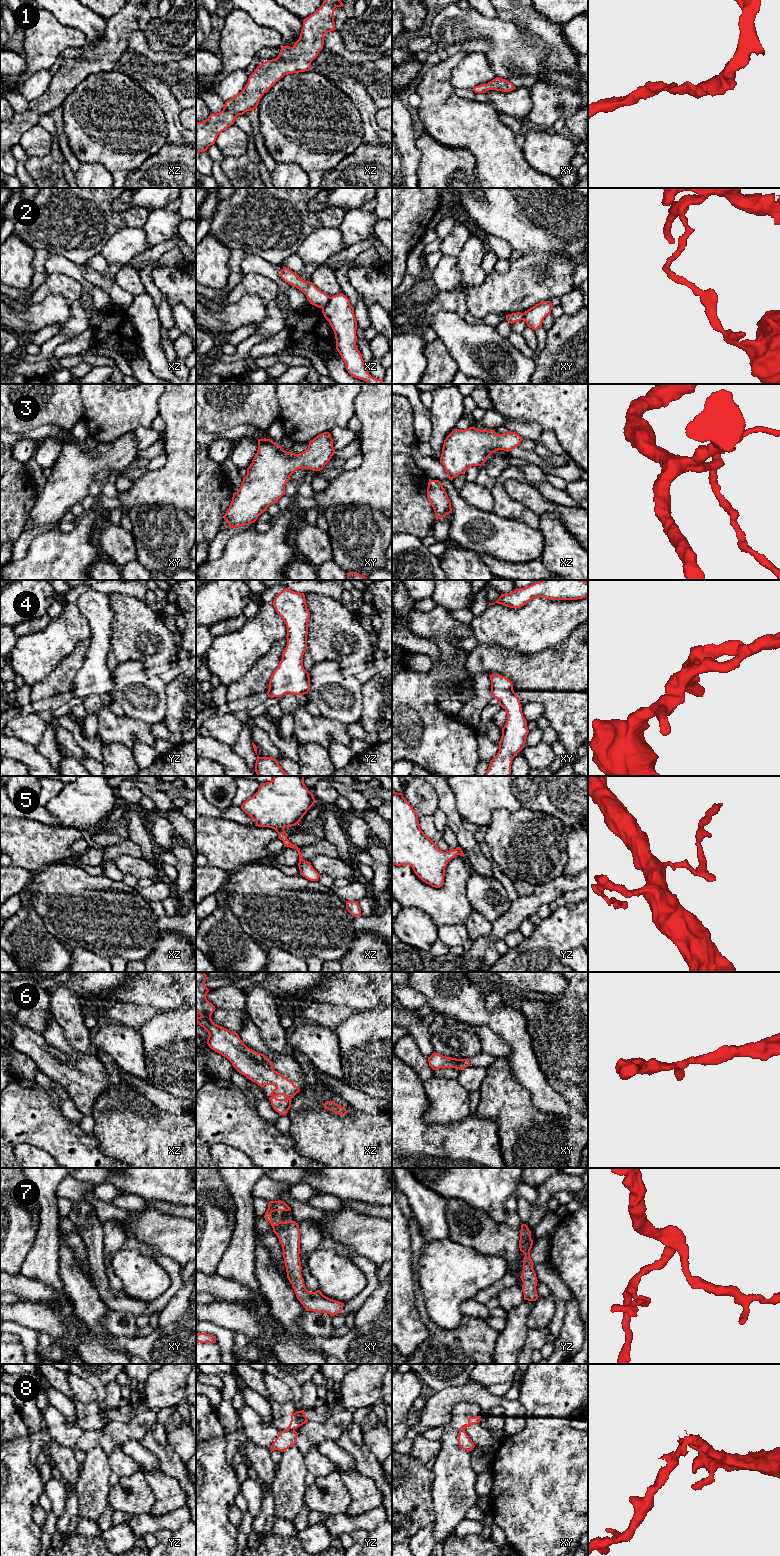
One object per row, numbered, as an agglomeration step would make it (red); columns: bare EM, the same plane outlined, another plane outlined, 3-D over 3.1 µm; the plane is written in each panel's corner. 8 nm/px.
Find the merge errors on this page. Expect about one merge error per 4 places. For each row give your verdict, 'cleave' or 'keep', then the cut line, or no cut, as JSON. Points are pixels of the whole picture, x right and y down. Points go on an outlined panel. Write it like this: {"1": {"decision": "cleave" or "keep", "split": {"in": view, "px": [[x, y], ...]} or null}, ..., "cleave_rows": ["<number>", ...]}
{"1": {"decision": "keep", "split": null}, "2": {"decision": "cleave", "split": {"in": "xz", "px": [[330, 297], [329, 301], [322, 308]]}}, "3": {"decision": "keep", "split": null}, "4": {"decision": "keep", "split": null}, "5": {"decision": "keep", "split": null}, "6": {"decision": "keep", "split": null}, "7": {"decision": "keep", "split": null}, "8": {"decision": "cleave", "split": {"in": "yz", "px": [[294, 1429], [286, 1430]]}}, "cleave_rows": ["2", "8"]}

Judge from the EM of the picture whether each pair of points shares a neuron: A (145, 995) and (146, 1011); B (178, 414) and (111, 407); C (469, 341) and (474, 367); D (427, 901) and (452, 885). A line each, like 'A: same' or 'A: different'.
A: different
B: different
C: same
D: same

